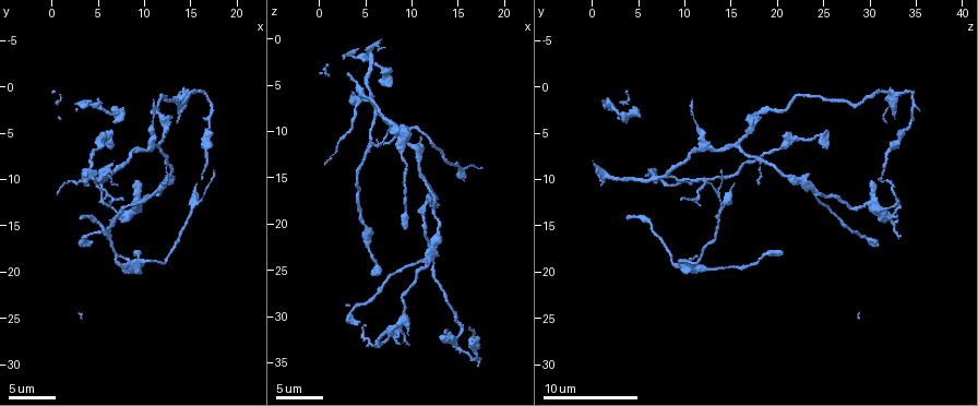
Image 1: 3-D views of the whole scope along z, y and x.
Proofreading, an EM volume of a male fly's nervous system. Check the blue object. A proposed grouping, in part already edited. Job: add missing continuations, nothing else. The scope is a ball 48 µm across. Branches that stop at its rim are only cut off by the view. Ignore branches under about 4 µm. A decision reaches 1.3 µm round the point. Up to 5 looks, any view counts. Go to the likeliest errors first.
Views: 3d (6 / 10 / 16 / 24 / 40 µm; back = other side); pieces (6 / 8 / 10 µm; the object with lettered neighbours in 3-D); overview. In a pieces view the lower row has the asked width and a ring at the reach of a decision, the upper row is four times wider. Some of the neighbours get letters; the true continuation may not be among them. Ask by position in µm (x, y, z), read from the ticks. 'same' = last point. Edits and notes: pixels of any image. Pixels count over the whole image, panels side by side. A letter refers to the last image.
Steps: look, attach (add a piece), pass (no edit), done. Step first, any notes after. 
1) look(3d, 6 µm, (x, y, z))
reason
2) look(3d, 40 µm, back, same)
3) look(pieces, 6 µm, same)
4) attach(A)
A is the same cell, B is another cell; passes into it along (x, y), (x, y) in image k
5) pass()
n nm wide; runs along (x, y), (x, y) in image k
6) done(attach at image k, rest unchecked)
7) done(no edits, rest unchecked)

look(pieces, 8 µm, (6.2, 16.4, 32.8))
thin end

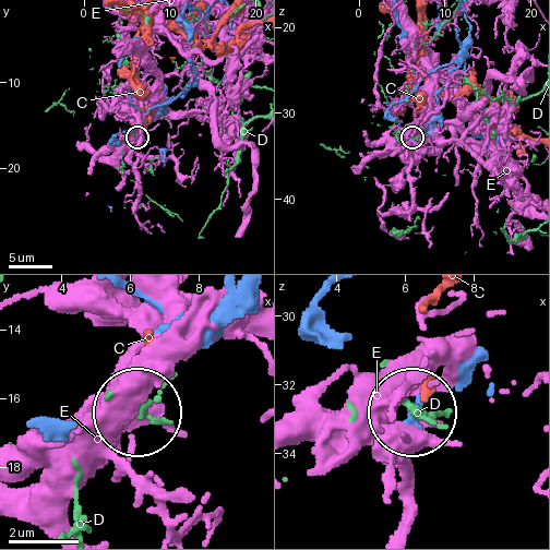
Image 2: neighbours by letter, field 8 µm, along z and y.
pass()
200 nm wide; C, D and E are other cells; none of them fits

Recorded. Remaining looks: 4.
look(pieces, 10 µm, (9.2, 10.6, 30.2))
branch stops here

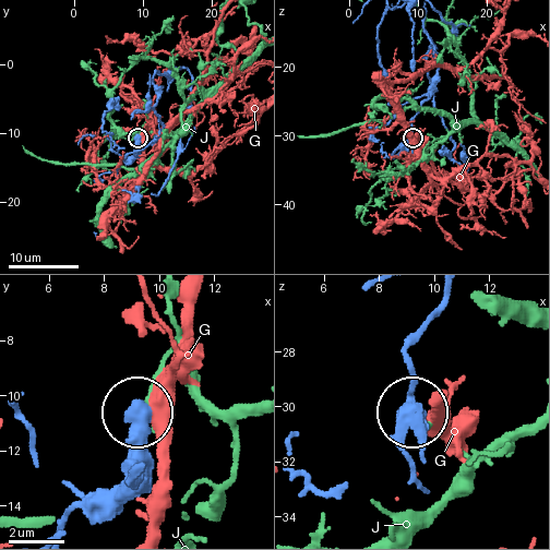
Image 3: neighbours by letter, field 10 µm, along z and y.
pass()
G and J are other cells; runs along (136, 480), (134, 415) in image 3; none of them fits

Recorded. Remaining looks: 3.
look(pieces, 10 µm, (6.4, 6.8, 25.4))
long arm stops here

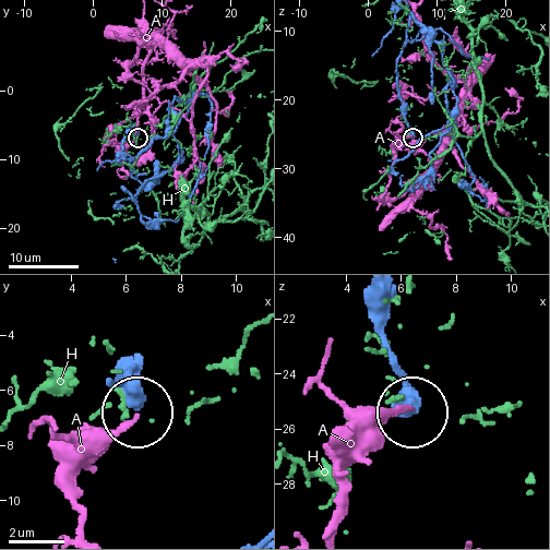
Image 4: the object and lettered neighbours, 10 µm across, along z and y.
pass()
A and H are other cells; runs along (406, 37), (397, 62), (397, 87), (410, 136) in image 4; no lettered piece goes on from it

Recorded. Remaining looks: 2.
done(no edits, rest unchecked)

